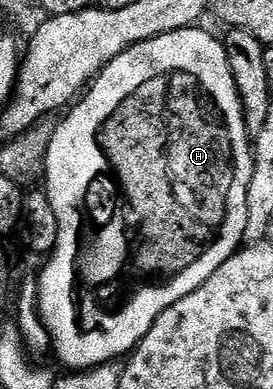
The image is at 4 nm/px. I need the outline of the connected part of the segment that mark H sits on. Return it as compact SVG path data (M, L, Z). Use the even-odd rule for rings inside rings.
M197 25L178 29L174 33L166 33L162 37L154 37L150 41L128 47L99 71L79 102L63 116L65 119L55 124L42 179L48 182L46 190L50 205L54 205L54 217L58 217L58 237L56 248L47 256L48 264L44 272L38 275L38 286L40 315L48 327L54 352L68 366L65 368L86 371L89 367L101 367L103 363L131 356L146 333L150 333L154 321L162 317L170 305L182 301L182 297L201 287L244 243L248 220L246 193L252 176L254 147L244 124L244 110L236 82L230 73L224 44L202 28Z

